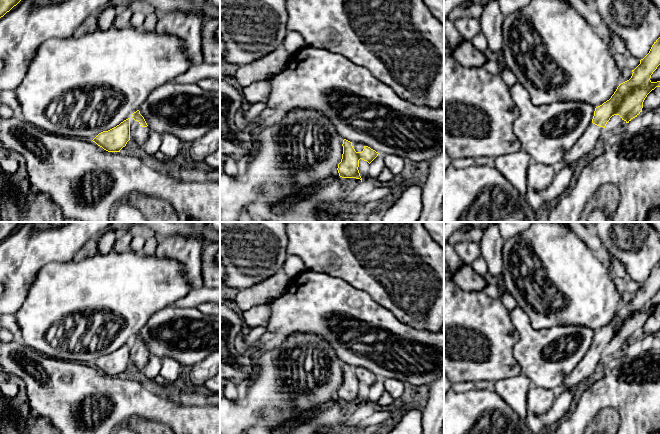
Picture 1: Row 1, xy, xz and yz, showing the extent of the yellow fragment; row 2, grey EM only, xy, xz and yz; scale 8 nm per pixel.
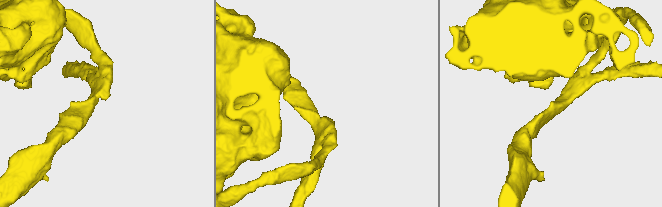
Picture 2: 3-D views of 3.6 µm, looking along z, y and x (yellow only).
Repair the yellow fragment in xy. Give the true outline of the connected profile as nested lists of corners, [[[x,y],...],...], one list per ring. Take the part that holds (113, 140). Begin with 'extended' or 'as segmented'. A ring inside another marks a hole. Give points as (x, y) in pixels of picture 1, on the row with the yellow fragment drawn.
extended | [[[137,110],[116,127],[99,133],[92,141],[108,152],[120,152],[129,140],[143,147],[149,134],[145,119]]]

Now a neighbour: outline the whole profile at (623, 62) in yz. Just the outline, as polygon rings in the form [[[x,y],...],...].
[[[613,50],[613,55],[614,55],[614,59],[616,61],[617,66],[621,70],[624,70],[624,69],[634,70],[640,64],[640,60],[638,60],[637,58],[629,54],[622,55],[622,54],[616,53]]]

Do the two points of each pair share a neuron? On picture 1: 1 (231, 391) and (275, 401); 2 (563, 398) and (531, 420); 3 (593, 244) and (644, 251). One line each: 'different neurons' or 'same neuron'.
1: different neurons
2: same neuron
3: different neurons

